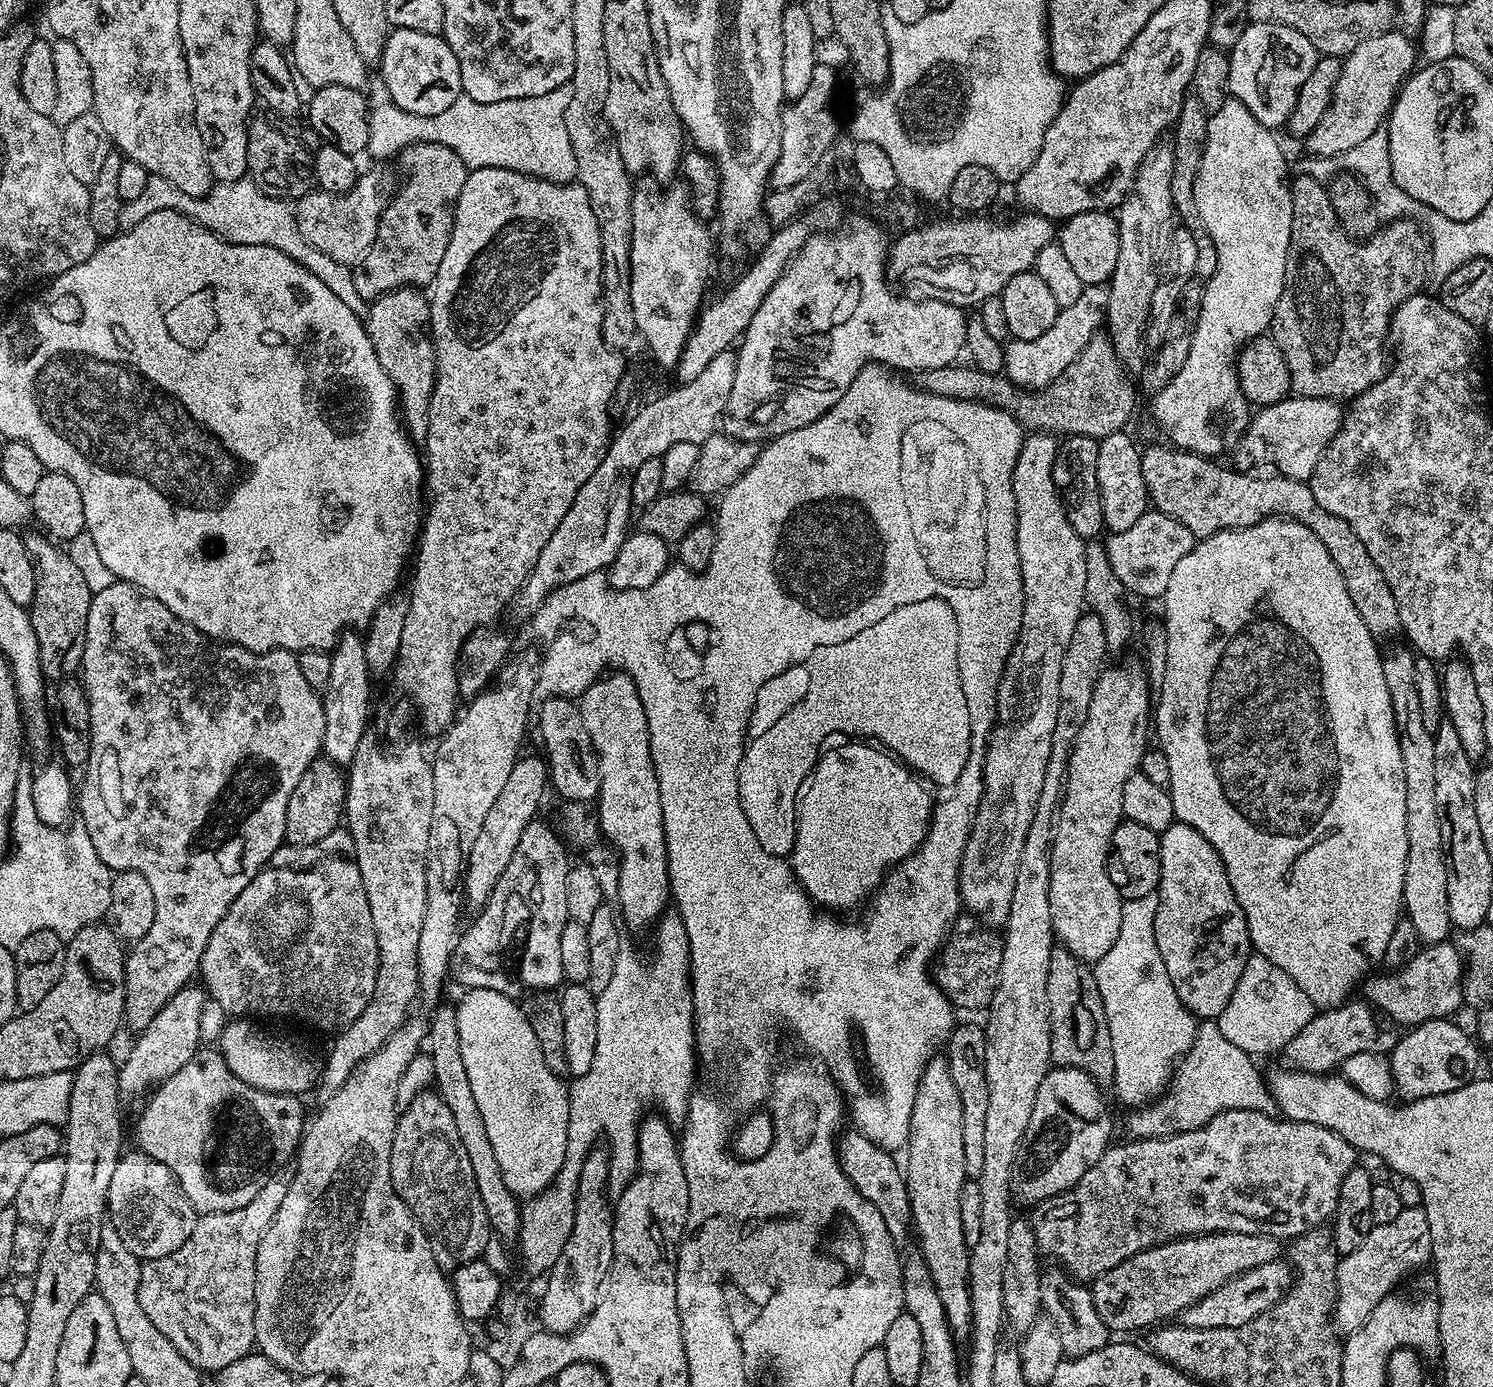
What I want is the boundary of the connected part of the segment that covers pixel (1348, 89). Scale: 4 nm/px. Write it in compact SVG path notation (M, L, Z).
M1389 30L1366 38L1350 55L1343 57L1338 86L1334 86L1334 94L1326 114L1322 114L1322 122L1314 126L1314 130L1306 138L1308 148L1316 158L1335 158L1346 154L1346 150L1354 150L1370 134L1381 131L1385 127L1388 113L1396 100L1396 94L1404 86L1405 80L1412 75L1418 64L1418 48L1403 31Z

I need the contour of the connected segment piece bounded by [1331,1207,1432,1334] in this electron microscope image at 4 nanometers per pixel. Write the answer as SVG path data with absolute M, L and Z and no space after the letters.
M1423 1207L1403 1208L1398 1218L1381 1225L1373 1224L1366 1242L1350 1254L1341 1256L1336 1271L1336 1307L1332 1309L1332 1323L1340 1334L1356 1332L1366 1318L1382 1302L1382 1298L1397 1291L1396 1283L1410 1272L1416 1272L1432 1258L1430 1222Z

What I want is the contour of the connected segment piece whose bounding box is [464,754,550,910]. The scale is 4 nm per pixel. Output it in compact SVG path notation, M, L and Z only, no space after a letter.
M524 754L517 759L514 770L510 770L510 778L506 778L502 794L498 794L494 806L490 806L490 814L486 814L483 824L475 829L473 836L476 837L473 840L471 837L464 870L464 900L473 910L480 910L487 903L498 878L502 878L502 870L510 866L510 858L514 858L514 850L518 850L522 830L526 830L530 821L537 819L540 799L544 791L549 791L548 765L537 756Z

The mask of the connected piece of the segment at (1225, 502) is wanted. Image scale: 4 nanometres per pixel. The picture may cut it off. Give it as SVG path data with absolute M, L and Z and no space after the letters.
M1152 444L1140 454L1142 478L1155 511L1182 522L1182 526L1186 526L1186 530L1190 530L1190 534L1197 538L1249 528L1267 516L1282 516L1302 522L1302 526L1314 530L1322 546L1330 550L1330 558L1334 558L1334 566L1338 566L1338 574L1342 574L1346 590L1350 590L1350 599L1354 601L1354 610L1362 614L1366 630L1370 630L1370 634L1377 638L1401 631L1398 602L1394 602L1394 590L1390 590L1390 582L1386 582L1382 570L1374 566L1374 558L1370 558L1358 534L1350 530L1350 522L1342 522L1338 514L1330 514L1330 510L1324 509L1318 498L1314 498L1311 483L1291 480L1289 476L1279 474L1268 476L1265 480L1251 480L1244 472L1223 468L1215 459L1199 456L1197 452L1167 447Z

